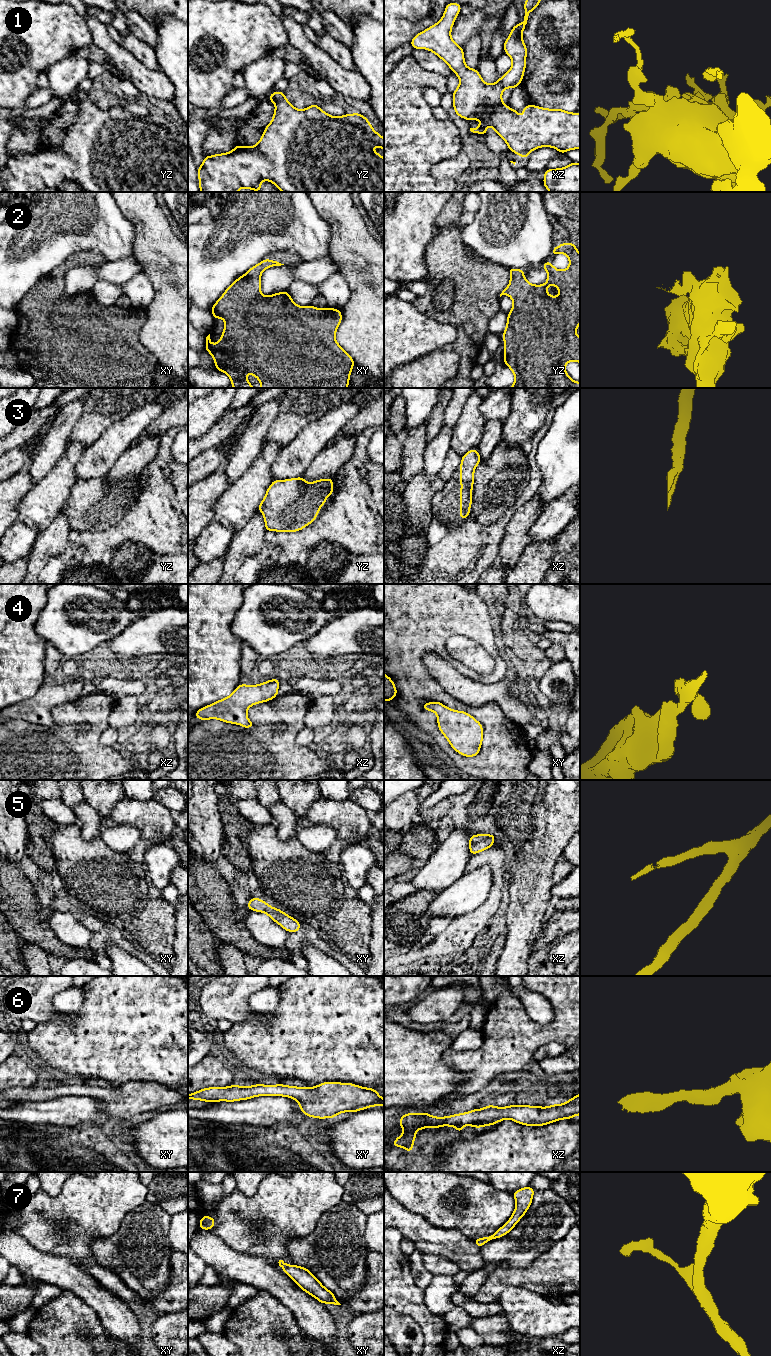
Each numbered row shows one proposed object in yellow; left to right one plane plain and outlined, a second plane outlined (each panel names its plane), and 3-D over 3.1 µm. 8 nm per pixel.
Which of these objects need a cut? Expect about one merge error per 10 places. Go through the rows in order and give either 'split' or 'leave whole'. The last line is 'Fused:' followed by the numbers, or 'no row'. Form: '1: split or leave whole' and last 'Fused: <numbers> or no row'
1: leave whole
2: leave whole
3: leave whole
4: leave whole
5: leave whole
6: leave whole
7: leave whole
Fused: no row

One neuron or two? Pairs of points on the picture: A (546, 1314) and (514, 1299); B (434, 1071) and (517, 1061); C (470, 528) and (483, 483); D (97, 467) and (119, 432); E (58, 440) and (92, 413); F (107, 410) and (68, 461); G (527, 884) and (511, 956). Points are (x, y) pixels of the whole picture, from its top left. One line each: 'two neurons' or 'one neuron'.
A: one neuron
B: two neurons
C: two neurons
D: one neuron
E: two neurons
F: two neurons
G: one neuron

